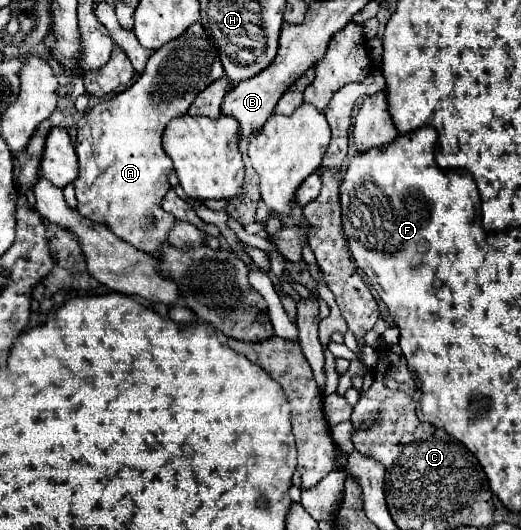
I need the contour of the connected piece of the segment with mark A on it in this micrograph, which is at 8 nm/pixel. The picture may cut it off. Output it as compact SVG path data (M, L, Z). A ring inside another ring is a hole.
M195 22L185 34L159 48L147 60L143 74L131 88L123 90L111 100L103 100L85 110L81 120L77 122L75 138L75 152L79 158L79 178L73 182L77 192L77 212L91 222L105 224L117 238L129 242L133 248L157 254L161 246L167 244L167 234L177 222L175 218L171 218L171 214L161 210L161 200L171 188L167 176L173 170L173 162L163 150L163 130L169 120L185 116L195 96L221 76L225 76L225 70L219 54L201 22Z

